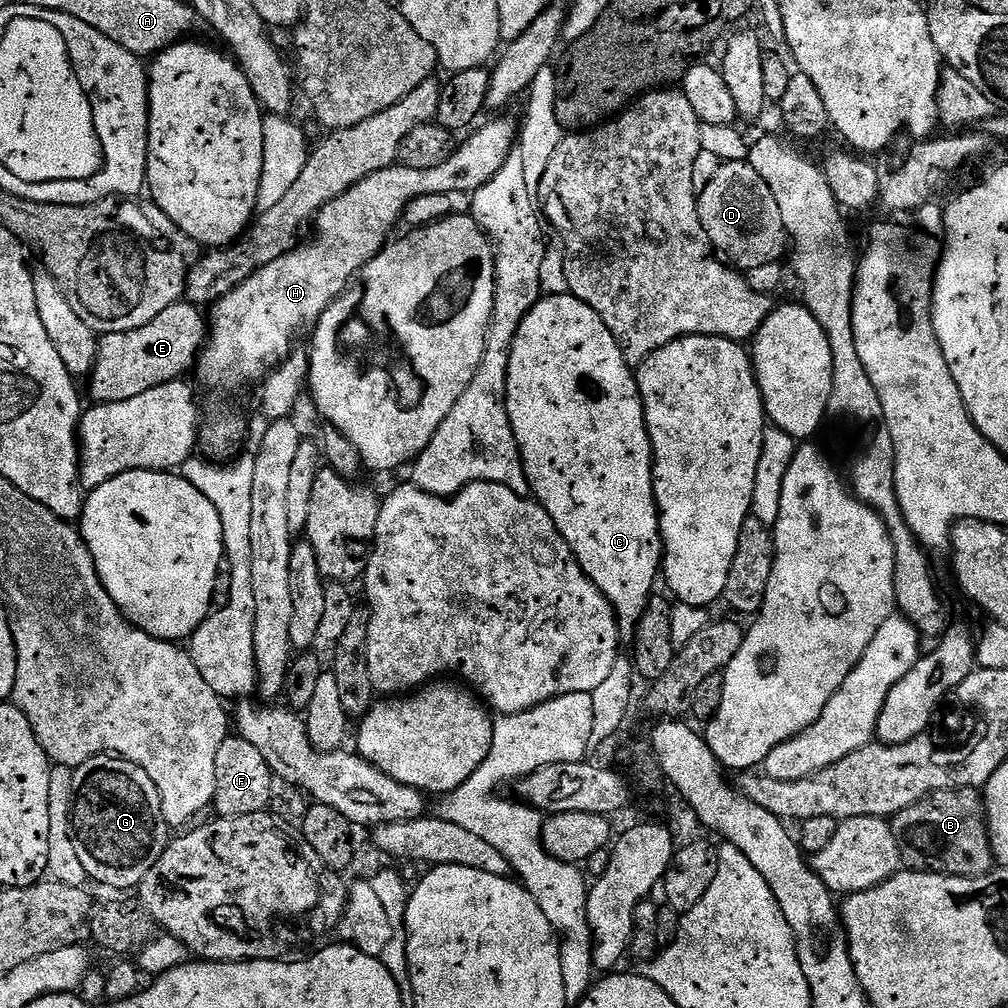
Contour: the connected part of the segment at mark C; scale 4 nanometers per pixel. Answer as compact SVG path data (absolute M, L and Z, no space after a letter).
M544 296L518 328L514 338L512 353L508 359L508 398L504 401L510 426L514 430L516 444L520 448L520 457L524 463L524 473L528 479L528 487L536 503L541 504L550 514L554 526L562 534L562 538L576 555L576 561L582 570L591 578L602 595L612 603L612 608L620 621L620 635L628 638L633 635L640 615L648 607L653 595L652 587L662 572L662 541L660 538L660 514L656 510L656 495L652 489L652 443L648 437L648 427L644 421L644 407L640 401L640 387L636 385L633 369L626 362L618 342L614 342L614 334L606 330L606 322L598 318L598 314L586 302L577 296Z

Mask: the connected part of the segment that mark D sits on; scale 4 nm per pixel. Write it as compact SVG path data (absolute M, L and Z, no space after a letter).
M747 159L721 163L710 186L706 186L706 190L699 193L696 205L700 221L713 248L731 267L747 274L758 266L775 264L785 259L783 256L784 252L786 256L789 239L782 222L782 214L778 214L778 206L774 202L774 194L770 194L770 186L766 186L762 174L758 174L758 170L754 170L754 166L748 163Z

